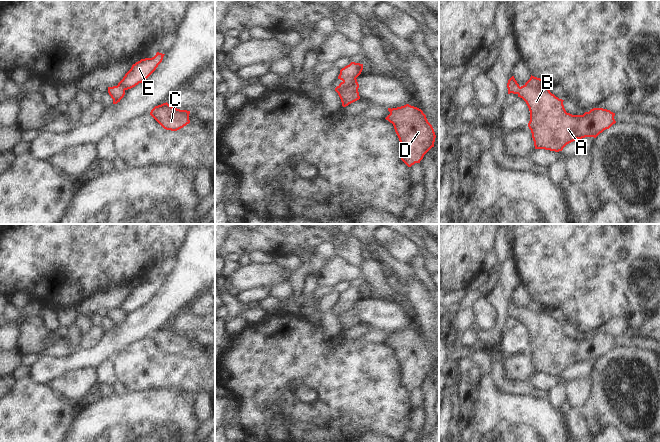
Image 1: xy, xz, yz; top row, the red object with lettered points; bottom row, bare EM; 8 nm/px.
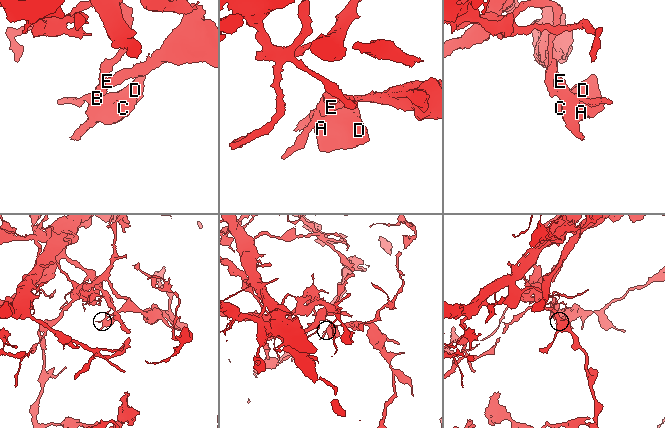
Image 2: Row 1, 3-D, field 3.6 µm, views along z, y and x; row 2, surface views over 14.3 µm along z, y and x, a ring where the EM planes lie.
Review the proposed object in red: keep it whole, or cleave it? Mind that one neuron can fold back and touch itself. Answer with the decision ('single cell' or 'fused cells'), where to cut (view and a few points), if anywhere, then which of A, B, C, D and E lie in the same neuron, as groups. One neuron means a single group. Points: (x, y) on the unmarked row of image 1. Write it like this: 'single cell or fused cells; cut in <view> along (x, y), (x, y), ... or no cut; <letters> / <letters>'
fused cells; cut in xz along (355, 301), (348, 304), (338, 318); A B C D / E

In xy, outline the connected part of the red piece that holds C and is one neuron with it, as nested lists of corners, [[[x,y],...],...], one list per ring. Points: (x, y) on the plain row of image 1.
[[[167,326],[155,330],[150,336],[164,353],[171,355],[177,355],[189,348],[189,338],[190,335],[174,332]]]

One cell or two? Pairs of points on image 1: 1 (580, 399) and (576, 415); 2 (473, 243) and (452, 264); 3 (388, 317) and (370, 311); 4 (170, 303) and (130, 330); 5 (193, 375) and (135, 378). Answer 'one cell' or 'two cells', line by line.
1: two cells
2: one cell
3: one cell
4: one cell
5: one cell

